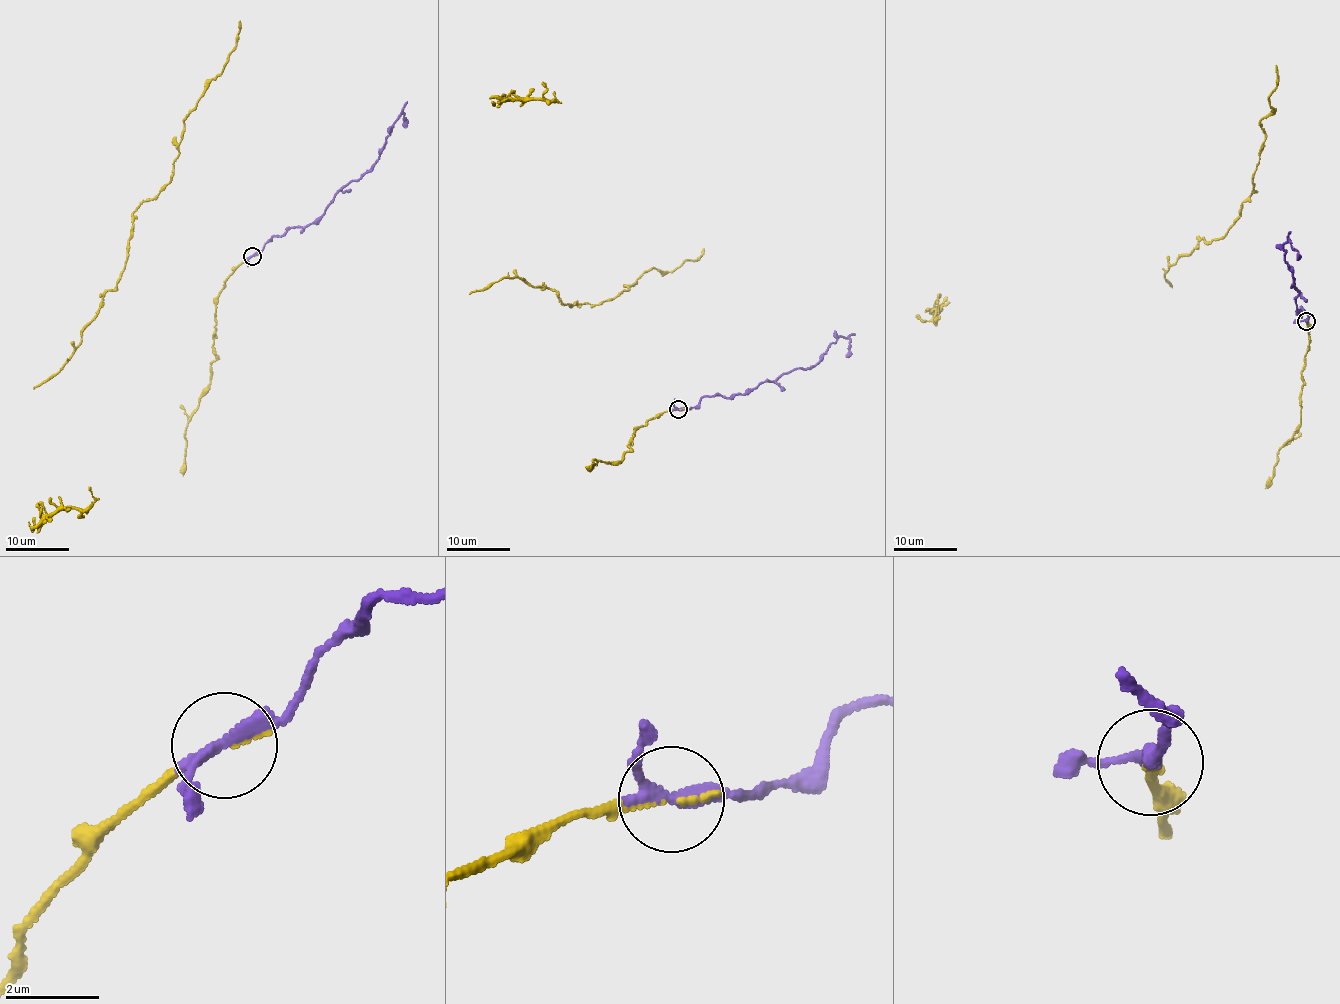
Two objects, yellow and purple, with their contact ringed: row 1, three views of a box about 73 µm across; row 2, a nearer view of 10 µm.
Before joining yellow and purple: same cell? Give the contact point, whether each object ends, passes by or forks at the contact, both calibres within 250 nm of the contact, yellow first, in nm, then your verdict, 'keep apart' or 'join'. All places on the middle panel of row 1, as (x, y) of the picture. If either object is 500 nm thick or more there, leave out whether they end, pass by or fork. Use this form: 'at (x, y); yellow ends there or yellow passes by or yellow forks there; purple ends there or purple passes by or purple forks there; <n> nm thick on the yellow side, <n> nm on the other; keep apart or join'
at (678, 409); yellow ends there; purple passes by; 80 nm thick on the yellow side, 280 nm on the other; join

